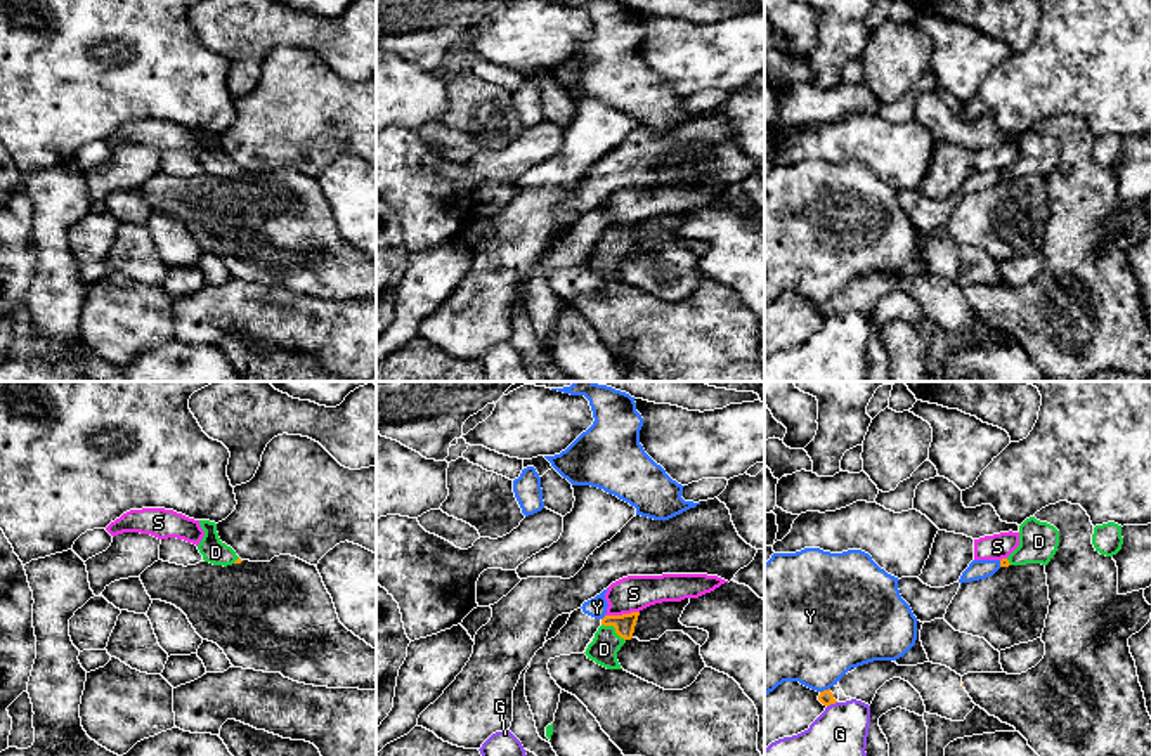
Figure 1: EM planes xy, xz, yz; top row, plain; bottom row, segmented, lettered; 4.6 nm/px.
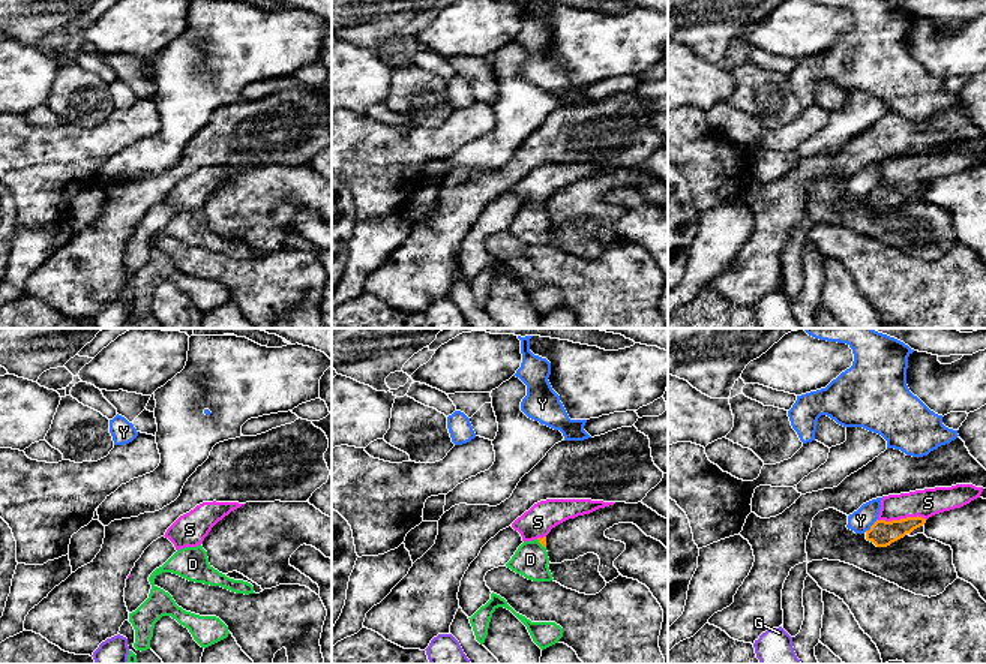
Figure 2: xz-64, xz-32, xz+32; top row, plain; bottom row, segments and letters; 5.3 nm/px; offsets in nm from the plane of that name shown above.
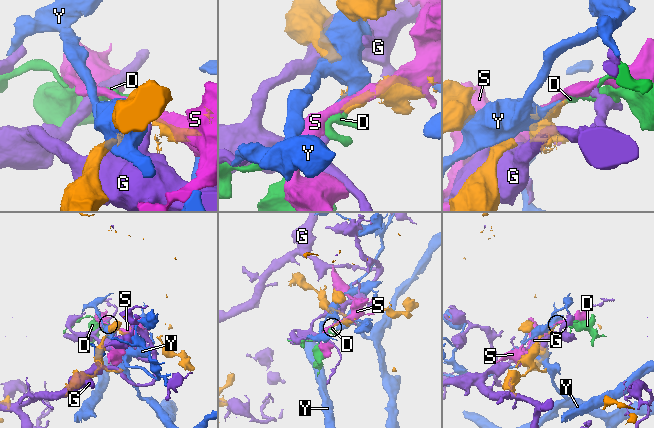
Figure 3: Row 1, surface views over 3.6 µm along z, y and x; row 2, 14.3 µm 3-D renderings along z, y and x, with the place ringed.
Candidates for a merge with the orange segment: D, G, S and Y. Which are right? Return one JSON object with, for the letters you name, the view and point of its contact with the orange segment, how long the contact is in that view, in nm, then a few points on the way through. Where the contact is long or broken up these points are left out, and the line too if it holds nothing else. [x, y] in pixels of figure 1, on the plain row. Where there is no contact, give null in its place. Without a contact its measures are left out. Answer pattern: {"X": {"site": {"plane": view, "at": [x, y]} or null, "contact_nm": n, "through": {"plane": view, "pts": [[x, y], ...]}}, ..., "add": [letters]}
{"D": {"site": {"plane": "xz", "at": [614, 238]}, "contact_nm": 140, "through": {"plane": "xz", "pts": [[624, 236], [614, 238], [604, 260]]}}, "add": ["D"]}

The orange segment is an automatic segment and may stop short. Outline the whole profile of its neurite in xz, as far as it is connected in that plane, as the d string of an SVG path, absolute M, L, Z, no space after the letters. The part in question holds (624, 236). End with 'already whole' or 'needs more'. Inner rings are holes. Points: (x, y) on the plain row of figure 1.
M640 224L605 227L593 253L584 264L588 270L607 281L622 281L617 272L617 264L628 251L633 250L638 227Z; needs more

